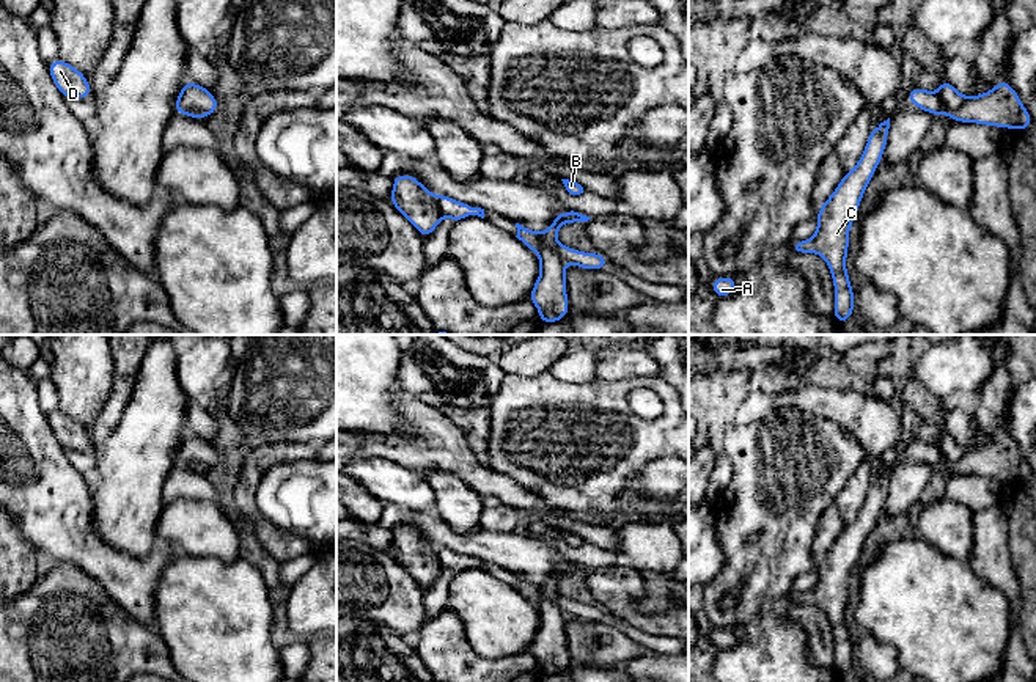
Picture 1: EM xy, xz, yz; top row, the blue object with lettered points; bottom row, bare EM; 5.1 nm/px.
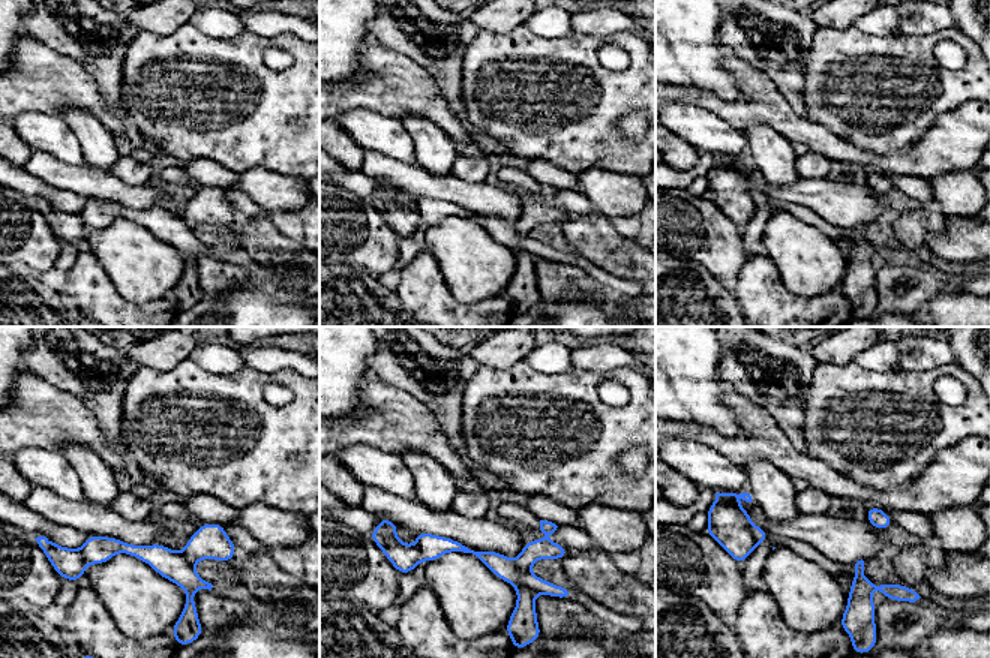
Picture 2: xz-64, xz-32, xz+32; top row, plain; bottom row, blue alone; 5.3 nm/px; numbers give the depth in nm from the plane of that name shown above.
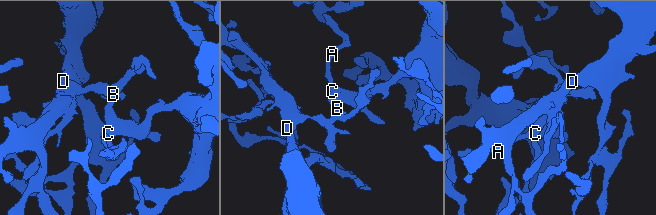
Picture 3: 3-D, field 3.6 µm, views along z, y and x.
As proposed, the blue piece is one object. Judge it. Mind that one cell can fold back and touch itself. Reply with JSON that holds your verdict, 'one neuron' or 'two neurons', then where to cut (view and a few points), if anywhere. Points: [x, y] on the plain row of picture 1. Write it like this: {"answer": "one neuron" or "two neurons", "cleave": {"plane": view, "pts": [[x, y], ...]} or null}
{"answer": "one neuron", "cleave": null}

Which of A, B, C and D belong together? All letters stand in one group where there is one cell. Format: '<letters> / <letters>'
A B C D

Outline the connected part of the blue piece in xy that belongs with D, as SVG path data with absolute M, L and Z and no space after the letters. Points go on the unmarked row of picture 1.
M61 410L47 415L47 421L55 438L66 451L86 451L93 448L85 426Z

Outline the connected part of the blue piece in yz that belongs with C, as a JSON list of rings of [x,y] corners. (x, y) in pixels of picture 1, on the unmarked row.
[[[890,470],[871,481],[860,512],[850,523],[846,523],[835,544],[817,561],[816,586],[806,592],[791,594],[795,607],[811,603],[827,613],[835,638],[833,669],[838,676],[847,674],[855,658],[855,644],[846,621],[849,583],[863,545],[884,509],[888,481]]]

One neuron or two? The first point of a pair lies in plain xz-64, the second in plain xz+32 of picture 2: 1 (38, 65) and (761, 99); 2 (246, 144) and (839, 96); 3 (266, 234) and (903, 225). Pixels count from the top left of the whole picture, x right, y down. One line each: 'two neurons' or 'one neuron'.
1: one neuron
2: one neuron
3: one neuron

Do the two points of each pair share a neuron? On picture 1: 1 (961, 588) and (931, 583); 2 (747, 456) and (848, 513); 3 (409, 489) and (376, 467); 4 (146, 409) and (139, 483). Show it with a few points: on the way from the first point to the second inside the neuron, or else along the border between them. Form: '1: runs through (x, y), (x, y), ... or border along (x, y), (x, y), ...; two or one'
1: runs through (953, 588), (939, 586); one
2: border along (854, 470), (832, 502); two
3: runs through (401, 486), (392, 483), (384, 475); one
4: runs through (146, 428), (146, 437), (139, 450), (139, 464); one

